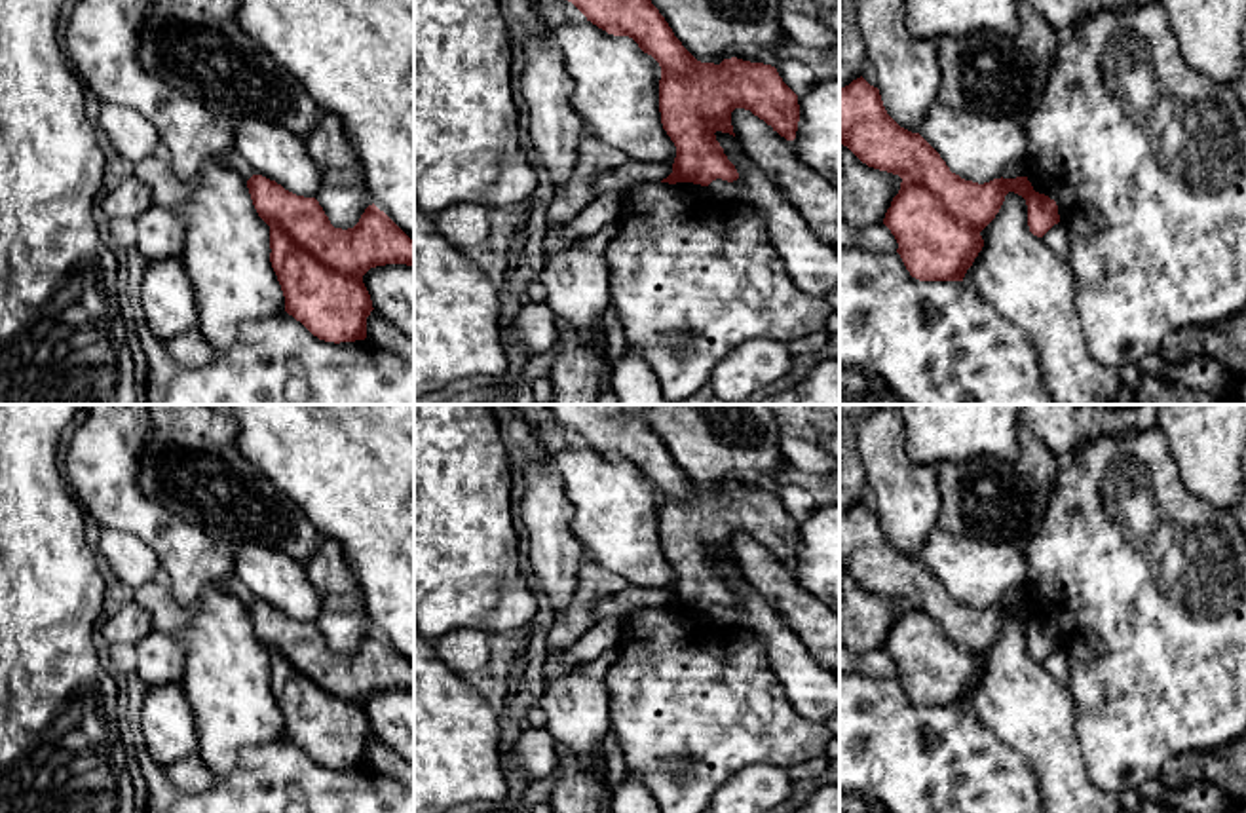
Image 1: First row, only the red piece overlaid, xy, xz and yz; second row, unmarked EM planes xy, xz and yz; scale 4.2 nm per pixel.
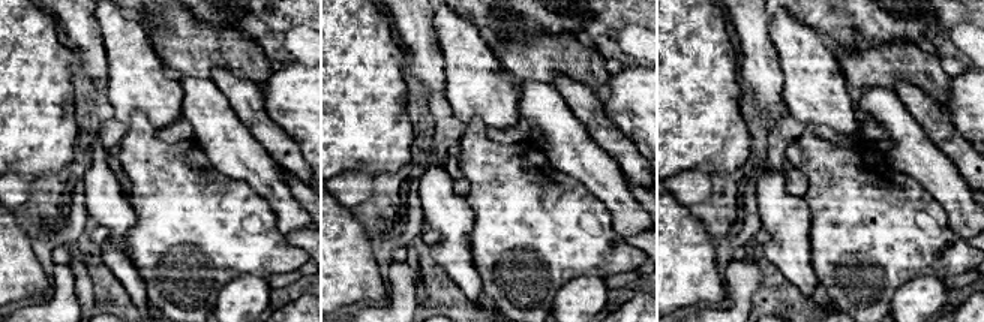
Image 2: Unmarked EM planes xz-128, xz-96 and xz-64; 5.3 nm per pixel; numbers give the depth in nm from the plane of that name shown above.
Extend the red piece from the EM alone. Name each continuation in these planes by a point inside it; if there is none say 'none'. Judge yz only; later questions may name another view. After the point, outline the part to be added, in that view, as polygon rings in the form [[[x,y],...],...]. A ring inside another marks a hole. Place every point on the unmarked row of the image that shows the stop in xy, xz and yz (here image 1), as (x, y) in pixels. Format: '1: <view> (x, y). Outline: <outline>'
1: yz (865, 620). Outline: [[[840,566],[840,642],[857,655],[883,650],[893,623],[900,615],[898,600],[862,589]]]

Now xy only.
1: xy (392, 713). Outline: [[[386,690],[363,701],[372,733],[401,758],[414,762],[414,691]]]

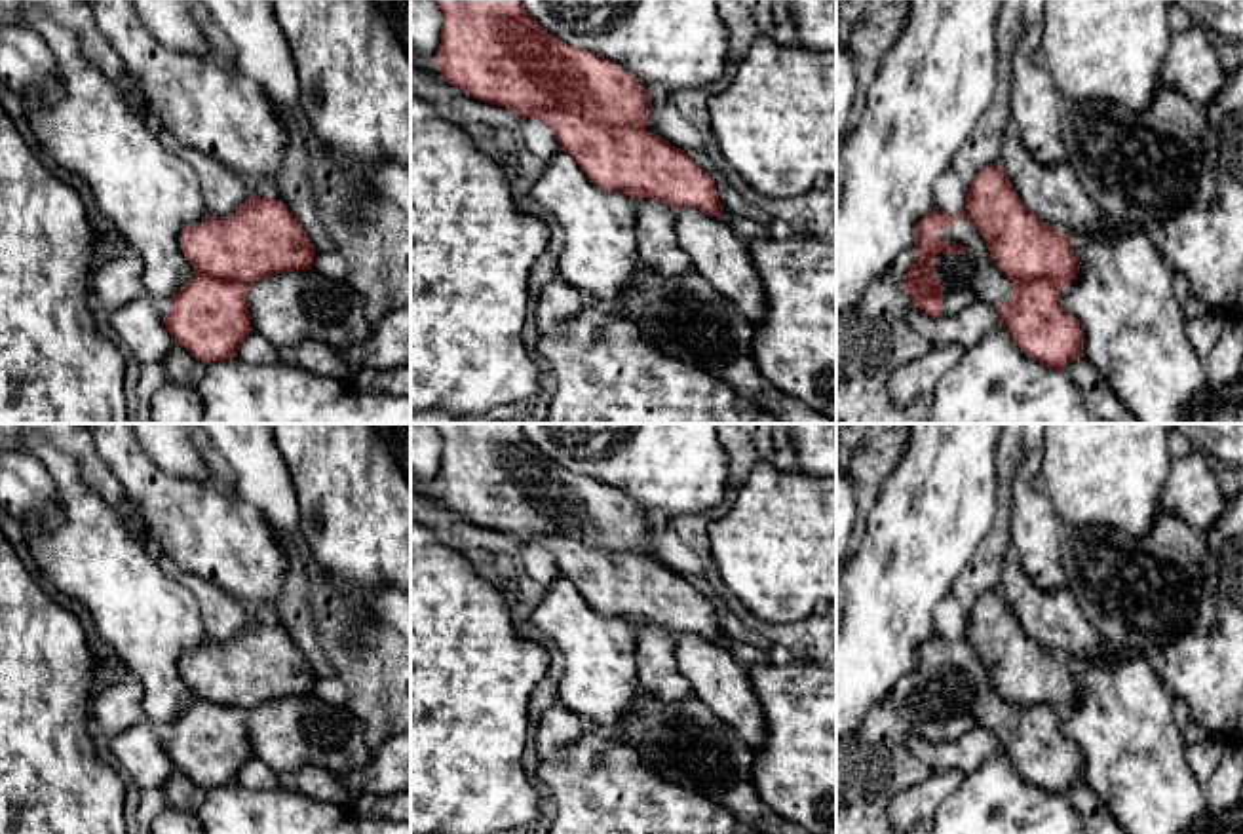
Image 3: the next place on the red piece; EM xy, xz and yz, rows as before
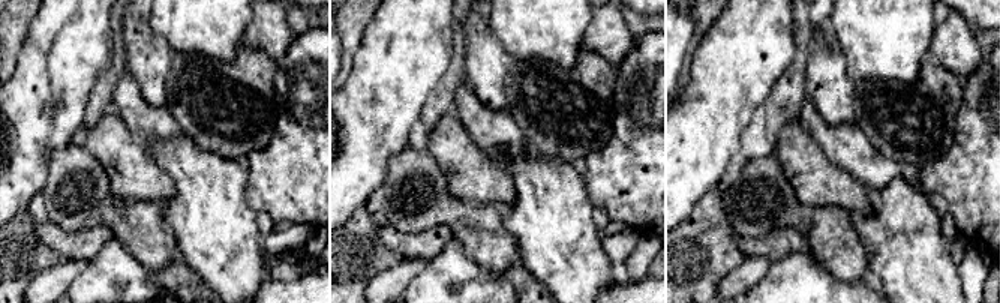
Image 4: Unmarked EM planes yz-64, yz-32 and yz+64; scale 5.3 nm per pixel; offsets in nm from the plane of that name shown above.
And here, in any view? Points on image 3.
1: yz (968, 703). Outline: [[[969,642],[939,655],[937,661],[947,671],[966,673],[964,678],[935,682],[935,705],[943,711],[943,741],[956,741],[977,728],[994,733],[1011,724],[1015,709],[994,690],[986,665]]]

